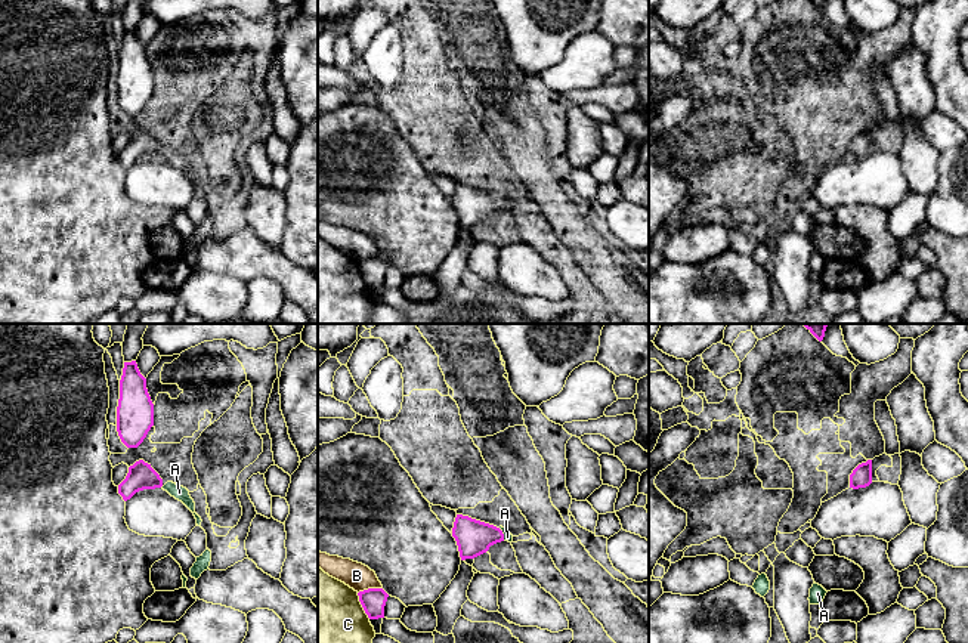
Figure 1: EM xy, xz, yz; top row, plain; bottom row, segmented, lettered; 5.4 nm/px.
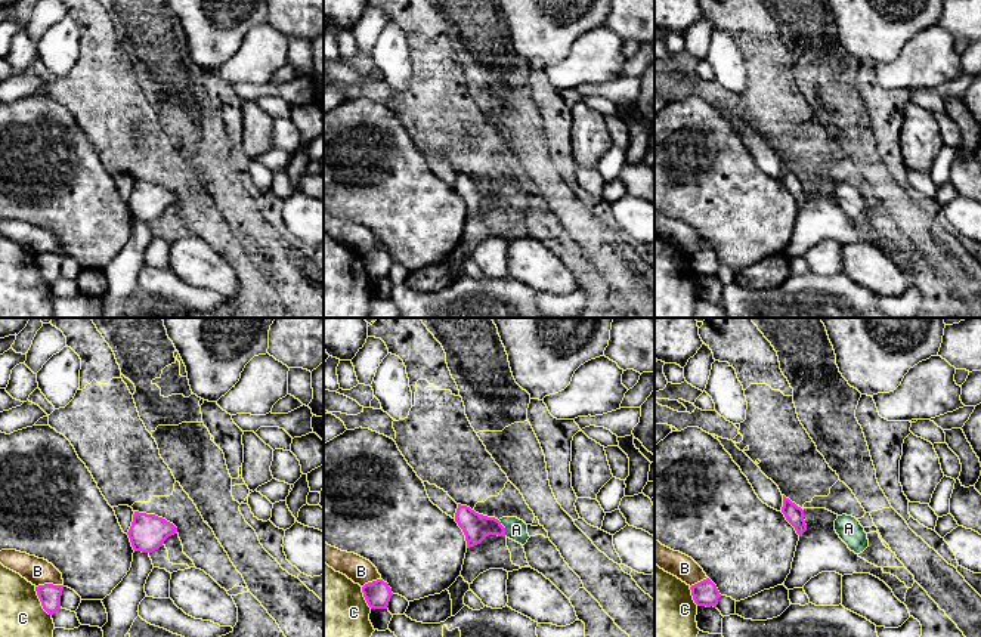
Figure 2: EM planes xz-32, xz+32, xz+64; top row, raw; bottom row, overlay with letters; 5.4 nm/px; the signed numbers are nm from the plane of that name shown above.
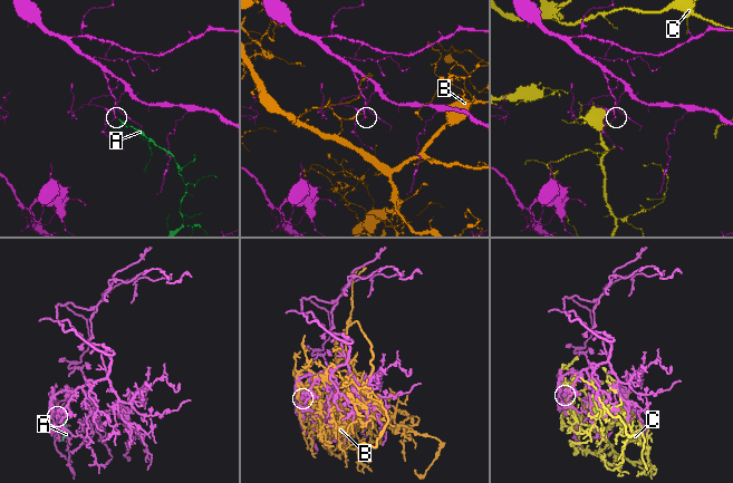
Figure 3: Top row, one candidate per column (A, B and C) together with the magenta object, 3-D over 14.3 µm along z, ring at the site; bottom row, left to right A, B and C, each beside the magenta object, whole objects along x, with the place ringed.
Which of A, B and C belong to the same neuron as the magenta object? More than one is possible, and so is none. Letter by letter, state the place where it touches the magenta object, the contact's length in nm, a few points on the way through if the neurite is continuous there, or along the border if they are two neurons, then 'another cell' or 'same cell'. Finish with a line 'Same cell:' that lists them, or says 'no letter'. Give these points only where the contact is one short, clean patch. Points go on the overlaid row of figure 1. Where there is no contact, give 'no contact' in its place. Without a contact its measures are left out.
A: contact xz (503, 534); length 80 nm; way xz (473, 537), (503, 534), (507, 537); same cell
B: contact xz (370, 589); length 140 nm; another cell
C: contact xz (362, 606); length 160 nm; another cell
Same cell: A

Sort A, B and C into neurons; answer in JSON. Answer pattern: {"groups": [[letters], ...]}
{"groups": [["A"], ["B"], ["C"]]}

